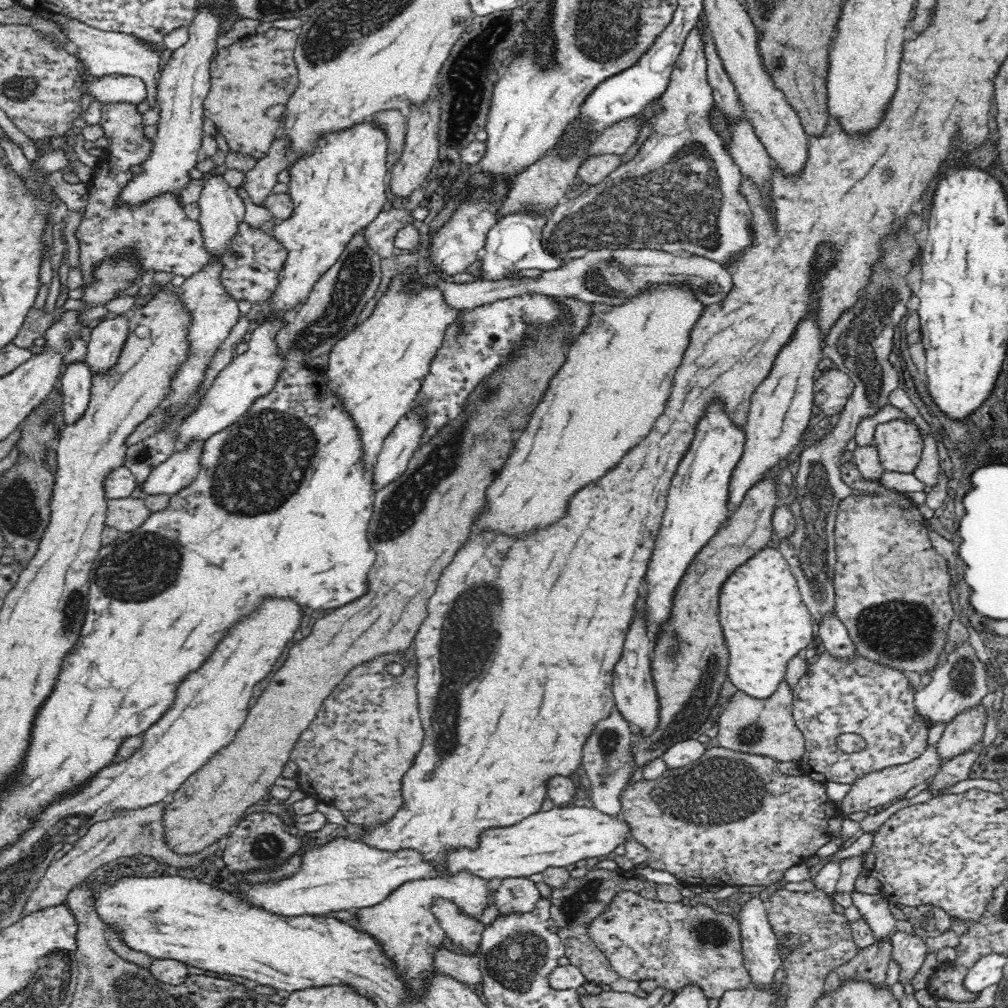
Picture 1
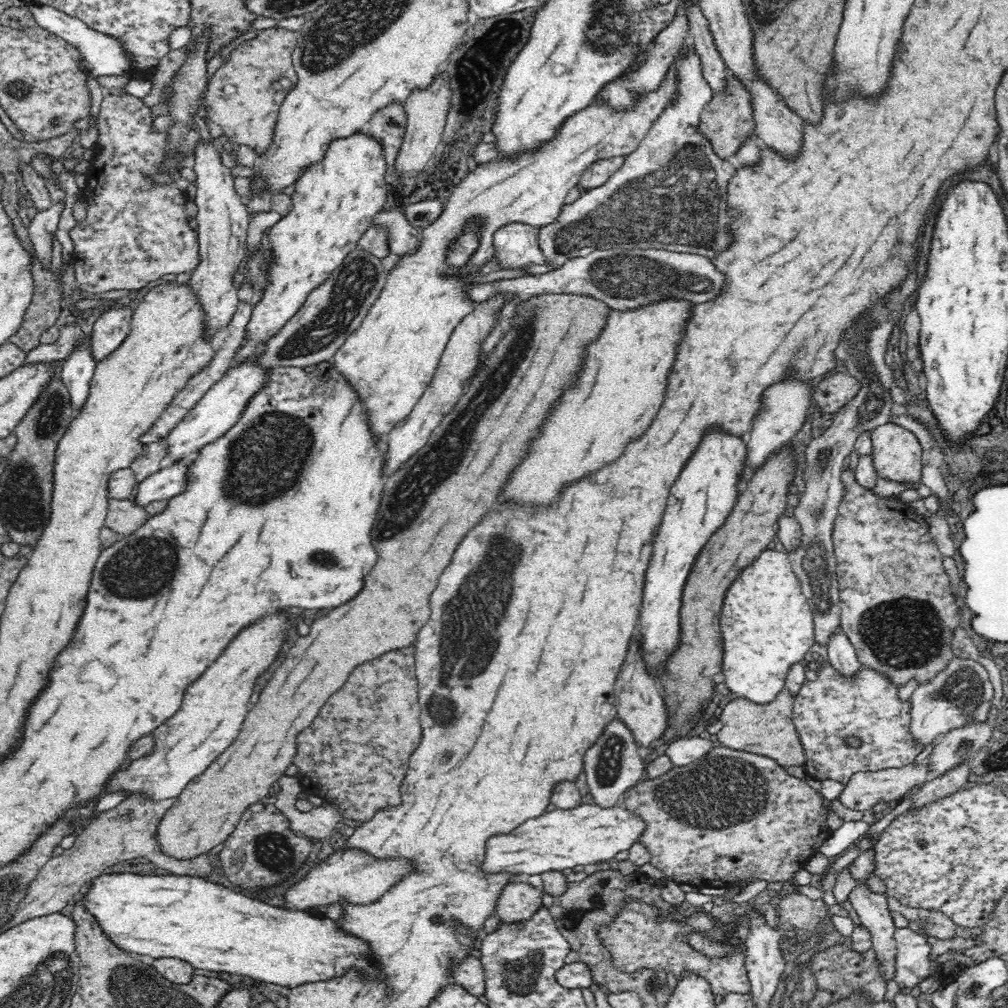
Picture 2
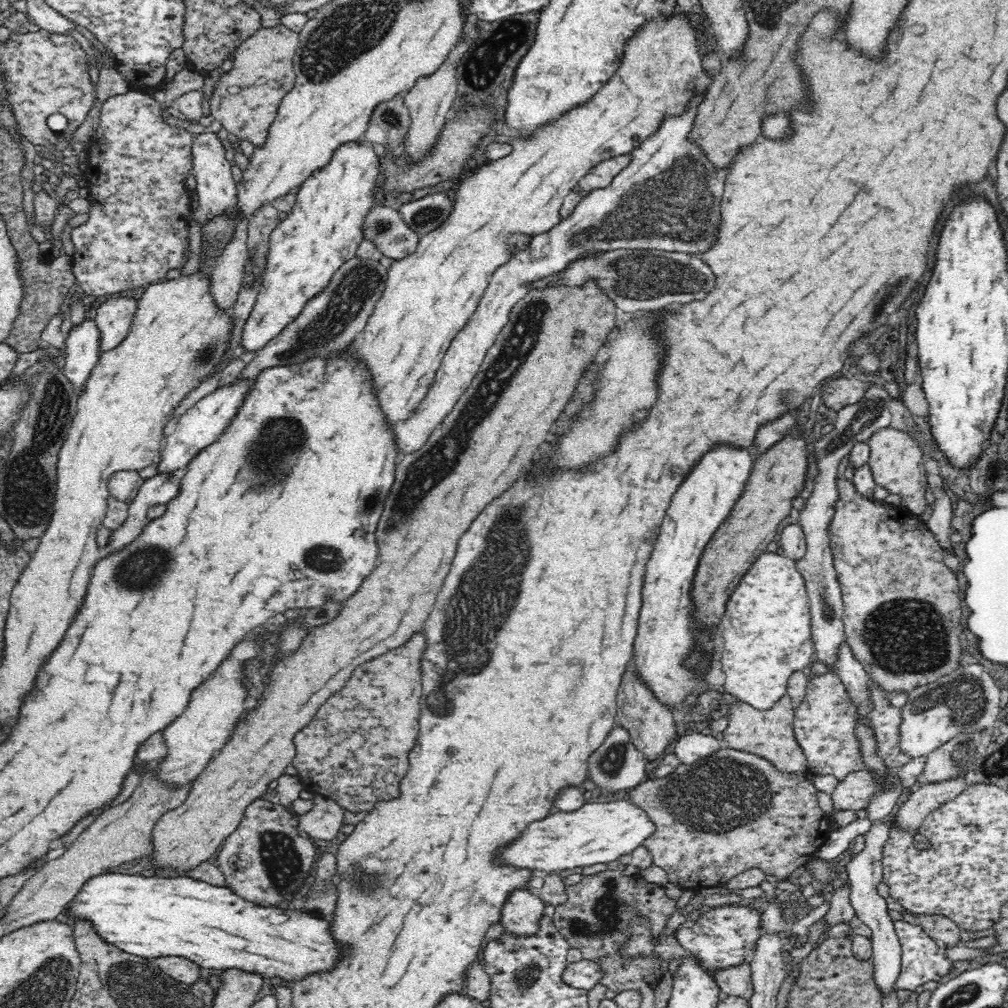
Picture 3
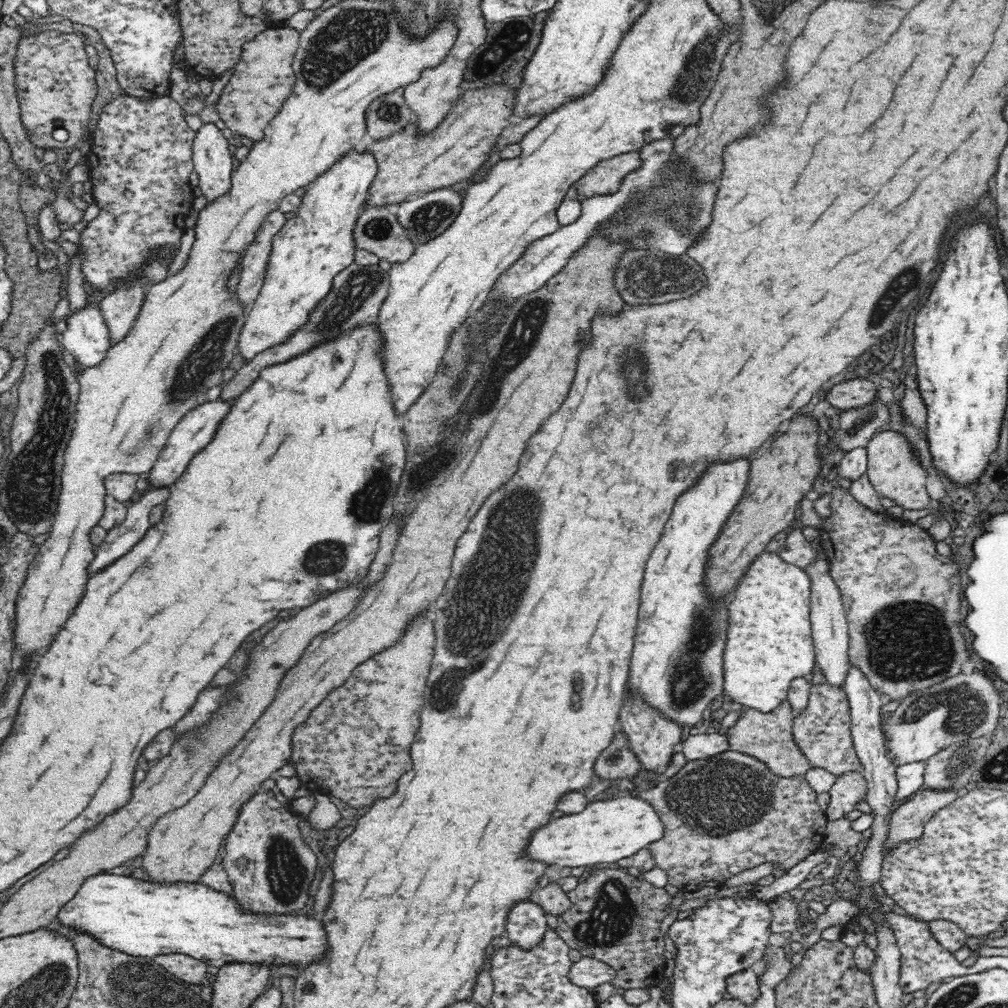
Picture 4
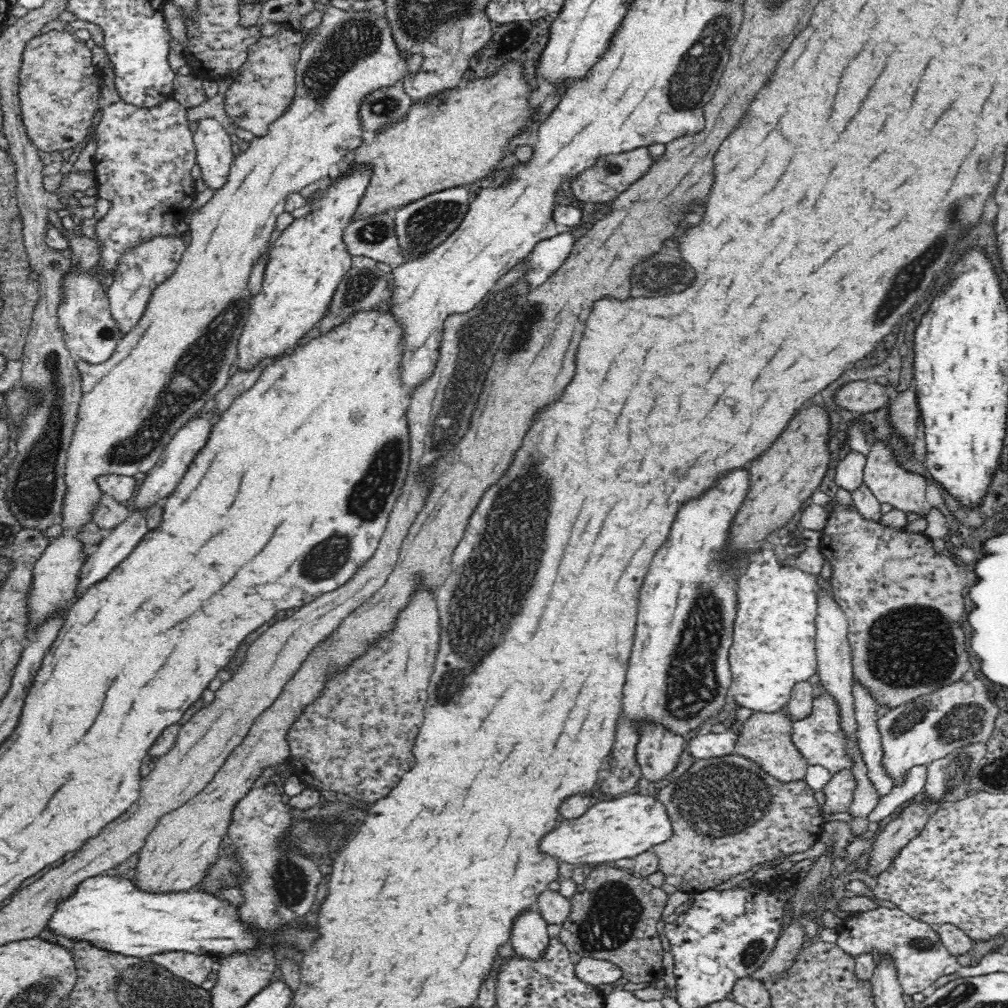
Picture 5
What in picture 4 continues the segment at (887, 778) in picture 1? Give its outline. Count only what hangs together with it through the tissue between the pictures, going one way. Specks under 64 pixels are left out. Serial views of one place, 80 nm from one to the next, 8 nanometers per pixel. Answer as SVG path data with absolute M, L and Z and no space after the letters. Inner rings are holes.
M862 771L846 772L837 778L829 793L830 806L826 808L825 814L830 822L856 810L858 804L862 804L868 795L868 781Z

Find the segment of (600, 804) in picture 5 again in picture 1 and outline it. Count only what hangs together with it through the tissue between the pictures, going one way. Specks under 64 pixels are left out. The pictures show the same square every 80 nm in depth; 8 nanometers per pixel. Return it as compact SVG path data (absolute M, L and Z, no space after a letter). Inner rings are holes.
M566 806L566 808L552 808L546 812L538 812L534 816L528 816L526 820L510 826L510 828L492 828L482 832L478 850L468 850L468 848L458 848L452 850L446 856L446 872L462 872L468 870L472 876L478 876L483 880L508 879L517 877L530 877L531 874L538 874L546 870L548 866L568 866L578 860L590 860L592 863L610 854L618 844L625 844L631 836L630 829L626 822L620 817L607 816L599 812L596 808L577 808Z

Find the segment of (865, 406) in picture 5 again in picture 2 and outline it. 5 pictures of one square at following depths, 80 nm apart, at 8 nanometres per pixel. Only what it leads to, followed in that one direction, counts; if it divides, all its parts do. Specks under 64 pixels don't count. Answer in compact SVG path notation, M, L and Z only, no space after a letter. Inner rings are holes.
M835 373L822 379L813 390L816 407L822 412L834 414L854 399L860 383L848 373Z

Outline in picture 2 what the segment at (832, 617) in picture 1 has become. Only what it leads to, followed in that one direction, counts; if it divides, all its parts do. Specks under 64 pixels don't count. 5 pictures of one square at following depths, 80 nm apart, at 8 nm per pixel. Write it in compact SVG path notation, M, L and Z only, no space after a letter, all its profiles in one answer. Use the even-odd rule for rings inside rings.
M838 626L838 630L834 630L834 634L830 636L826 647L829 663L836 670L846 676L852 676L854 672L858 672L860 661L858 660L856 649L840 626Z

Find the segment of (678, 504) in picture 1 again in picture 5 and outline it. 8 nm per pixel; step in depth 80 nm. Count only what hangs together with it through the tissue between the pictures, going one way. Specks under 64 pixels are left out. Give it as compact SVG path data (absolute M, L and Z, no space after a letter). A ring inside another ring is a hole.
M736 468L734 472L728 472L726 476L720 476L716 482L714 482L714 488L708 488L700 498L694 498L694 500L688 500L680 510L678 510L678 516L674 520L674 528L670 530L670 536L666 540L666 544L662 544L662 548L656 552L652 564L650 564L650 572L646 574L646 580L644 580L644 586L642 586L642 592L640 592L640 608L638 608L638 622L636 625L636 636L634 636L634 648L632 648L632 656L630 656L630 664L628 664L628 674L626 674L626 686L624 686L624 696L622 699L623 709L621 716L618 720L618 724L615 732L615 744L612 750L612 770L604 773L604 784L602 788L598 788L598 794L594 794L596 798L607 799L614 798L614 796L621 796L622 794L631 794L633 789L638 785L638 780L643 776L640 771L640 767L637 764L635 750L638 743L638 733L636 733L636 720L653 720L658 724L663 724L668 730L686 736L687 738L698 730L698 726L703 724L706 718L710 718L714 712L718 712L722 706L726 706L726 713L729 708L730 699L728 686L732 684L732 676L730 676L730 664L728 664L728 648L732 646L732 628L734 628L734 618L736 618L736 578L738 574L742 572L742 568L746 566L748 562L748 555L744 555L740 562L733 564L734 570L724 568L722 565L722 558L726 554L726 541L728 539L728 528L732 524L732 518L736 516L738 508L742 504L742 500L746 498L748 494L748 470L744 468Z

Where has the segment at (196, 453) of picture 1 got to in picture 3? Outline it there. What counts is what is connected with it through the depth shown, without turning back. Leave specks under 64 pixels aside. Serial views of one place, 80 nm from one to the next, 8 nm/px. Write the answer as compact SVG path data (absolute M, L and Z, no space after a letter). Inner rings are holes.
M159 472L156 476L144 480L132 504L129 505L129 517L118 530L113 531L111 536L114 538L110 545L101 550L102 556L120 550L122 546L130 544L137 538L149 521L148 508L154 504L167 504L179 493L180 476L181 472Z

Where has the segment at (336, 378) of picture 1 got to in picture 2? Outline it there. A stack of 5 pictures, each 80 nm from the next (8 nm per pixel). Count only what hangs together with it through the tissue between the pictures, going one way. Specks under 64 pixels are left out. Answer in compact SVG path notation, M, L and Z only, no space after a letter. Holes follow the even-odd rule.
M674 65L669 68L664 82L657 91L646 93L633 109L629 111L616 111L604 103L596 105L591 103L584 110L573 114L559 128L557 135L549 142L544 143L537 151L520 155L517 159L498 161L492 159L487 163L477 165L474 172L464 177L464 180L453 188L452 194L447 198L440 215L429 224L422 232L422 244L419 249L410 254L403 255L400 264L388 274L386 285L380 292L379 298L370 307L362 325L342 342L342 346L334 352L330 363L334 365L334 371L342 375L352 385L352 391L356 391L359 397L359 404L363 405L362 411L366 415L368 431L372 433L374 447L380 446L387 434L409 415L414 409L418 400L423 396L426 387L431 383L439 360L448 344L449 338L454 333L456 326L464 316L468 316L476 304L465 298L465 291L472 285L472 282L460 282L450 280L446 274L478 274L485 272L494 261L494 247L492 247L492 234L508 222L524 222L536 228L550 224L556 220L565 203L566 195L571 188L579 186L582 172L593 162L613 156L627 157L638 148L638 145L646 133L650 130L652 123L662 114L662 110L668 106L670 98L676 94L674 86ZM473 218L475 222L481 222L479 228L480 246L474 255L469 258L464 268L452 269L446 261L446 242L454 238L464 222Z

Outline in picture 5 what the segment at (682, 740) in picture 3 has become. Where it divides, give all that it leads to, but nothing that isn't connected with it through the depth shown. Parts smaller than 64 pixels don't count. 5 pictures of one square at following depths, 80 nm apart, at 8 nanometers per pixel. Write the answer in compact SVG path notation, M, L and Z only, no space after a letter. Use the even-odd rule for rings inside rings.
M726 730L722 733L692 734L687 739L684 752L688 752L695 760L722 757L734 753L739 730Z

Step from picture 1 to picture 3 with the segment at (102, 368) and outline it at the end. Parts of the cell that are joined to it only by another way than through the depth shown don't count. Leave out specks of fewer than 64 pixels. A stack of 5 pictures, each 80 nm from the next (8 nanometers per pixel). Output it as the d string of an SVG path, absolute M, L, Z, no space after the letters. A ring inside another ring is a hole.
M125 295L112 297L97 309L94 321L101 337L98 346L101 353L116 348L126 339L133 324L137 301L133 297L126 298Z

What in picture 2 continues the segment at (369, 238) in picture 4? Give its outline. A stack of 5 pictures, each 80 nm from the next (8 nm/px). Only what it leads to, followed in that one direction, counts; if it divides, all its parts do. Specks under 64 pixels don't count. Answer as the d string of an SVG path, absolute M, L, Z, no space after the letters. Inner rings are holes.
M393 210L379 212L373 218L373 224L387 226L390 253L402 257L407 252L415 252L418 249L418 242L420 242L418 229L411 224L404 212Z

